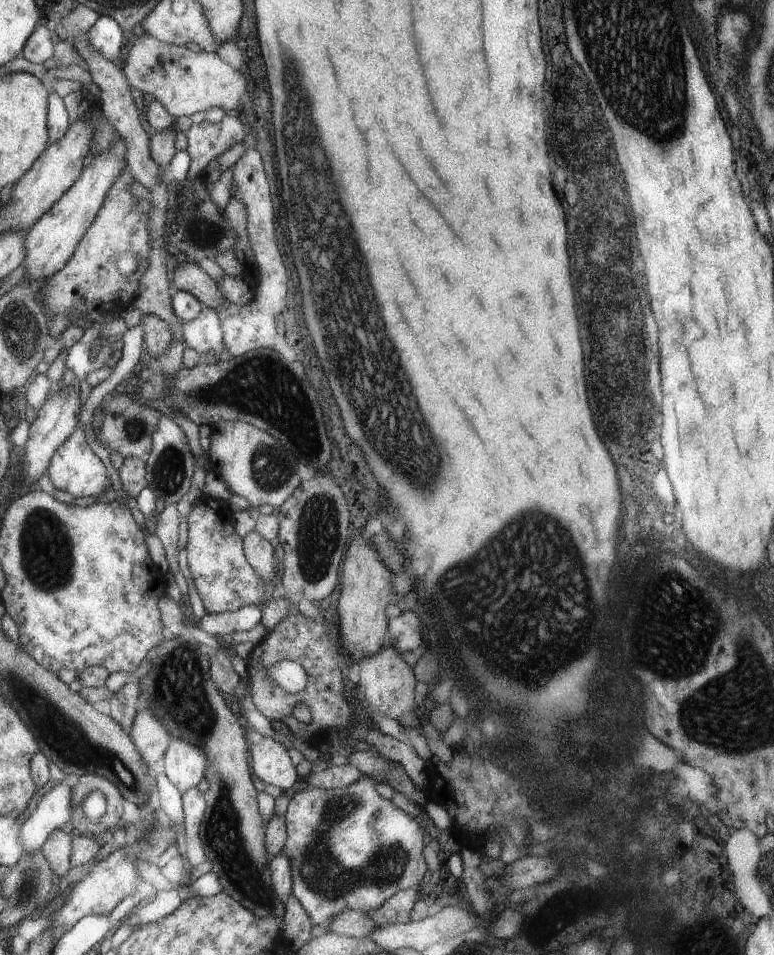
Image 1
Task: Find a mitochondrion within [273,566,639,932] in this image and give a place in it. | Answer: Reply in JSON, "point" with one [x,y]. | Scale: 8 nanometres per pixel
{"point":[318,869]}

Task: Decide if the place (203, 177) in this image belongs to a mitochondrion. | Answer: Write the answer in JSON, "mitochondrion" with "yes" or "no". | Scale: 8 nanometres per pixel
{"mitochondrion":"no"}

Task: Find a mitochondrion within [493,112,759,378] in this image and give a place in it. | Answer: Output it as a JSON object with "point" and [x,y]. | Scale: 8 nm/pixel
{"point":[574,177]}

